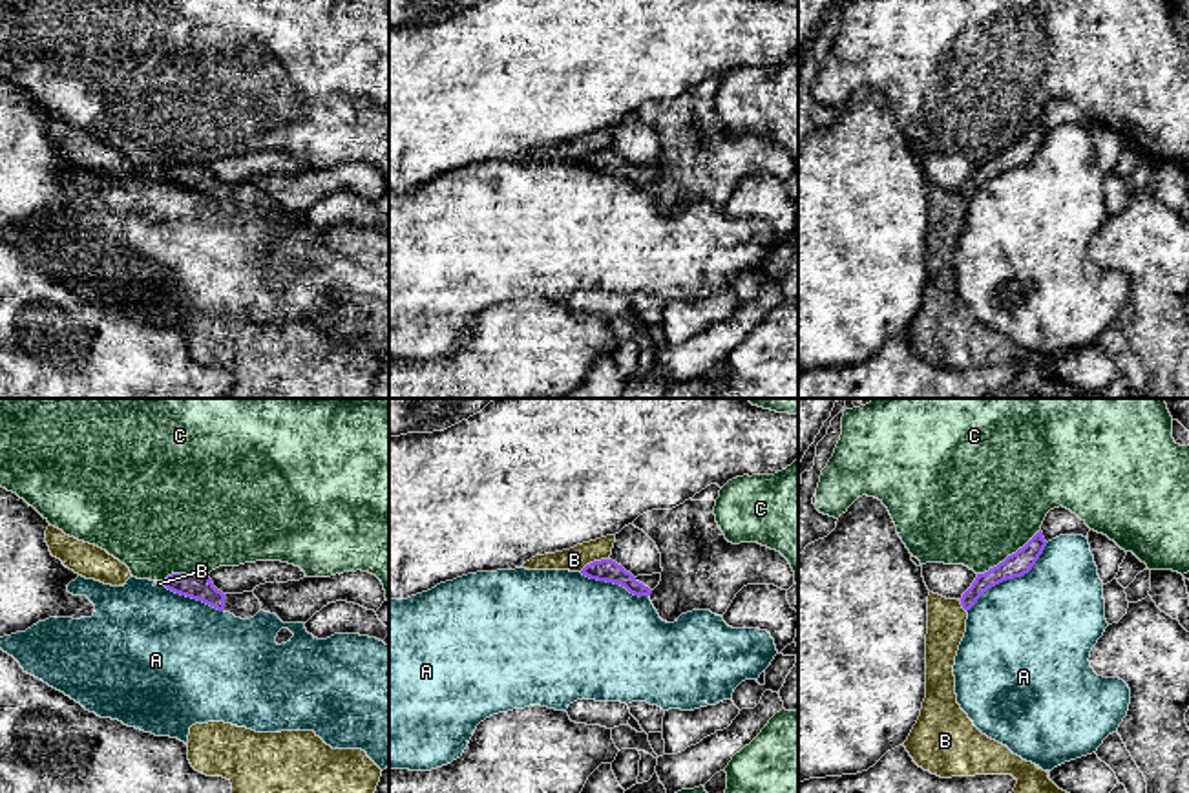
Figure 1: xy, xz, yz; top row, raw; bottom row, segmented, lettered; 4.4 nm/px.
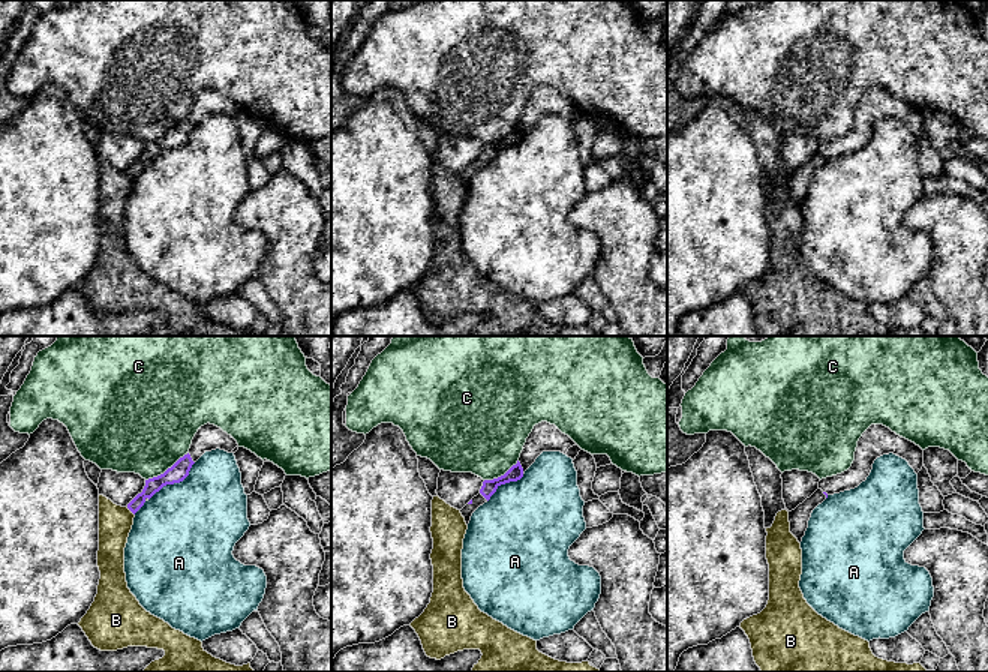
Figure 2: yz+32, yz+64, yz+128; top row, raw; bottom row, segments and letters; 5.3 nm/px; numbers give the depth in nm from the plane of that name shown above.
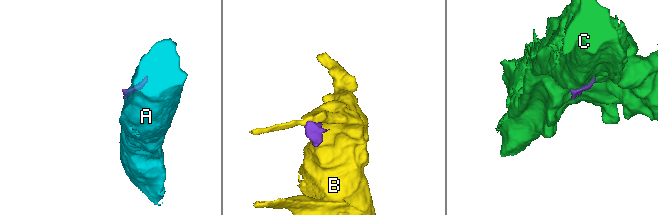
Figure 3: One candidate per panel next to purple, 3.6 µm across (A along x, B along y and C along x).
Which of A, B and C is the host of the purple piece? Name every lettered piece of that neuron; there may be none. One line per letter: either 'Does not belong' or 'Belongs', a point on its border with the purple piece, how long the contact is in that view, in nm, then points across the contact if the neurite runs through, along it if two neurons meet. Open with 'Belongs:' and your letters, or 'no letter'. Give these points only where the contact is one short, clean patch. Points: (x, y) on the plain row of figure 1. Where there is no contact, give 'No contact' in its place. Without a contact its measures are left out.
Belongs: no letter
A: Does not belong. Touches purple at yz (1010, 169). Shared border 460 nm
B: Does not belong. Touches purple at xz (594, 152). Shared border 150 nm. Boundary: xz (609, 148), (590, 152), (579, 161)
C: Does not belong. Touches purple at yz (1009, 147). Shared border 340 nm

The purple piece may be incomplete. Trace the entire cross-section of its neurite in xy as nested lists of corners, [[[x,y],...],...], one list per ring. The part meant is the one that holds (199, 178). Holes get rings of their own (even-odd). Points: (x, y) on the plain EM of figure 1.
[[[172,164],[163,175],[175,185],[203,192],[241,210],[250,210],[261,201],[254,183],[223,185],[214,177],[208,164]]]

